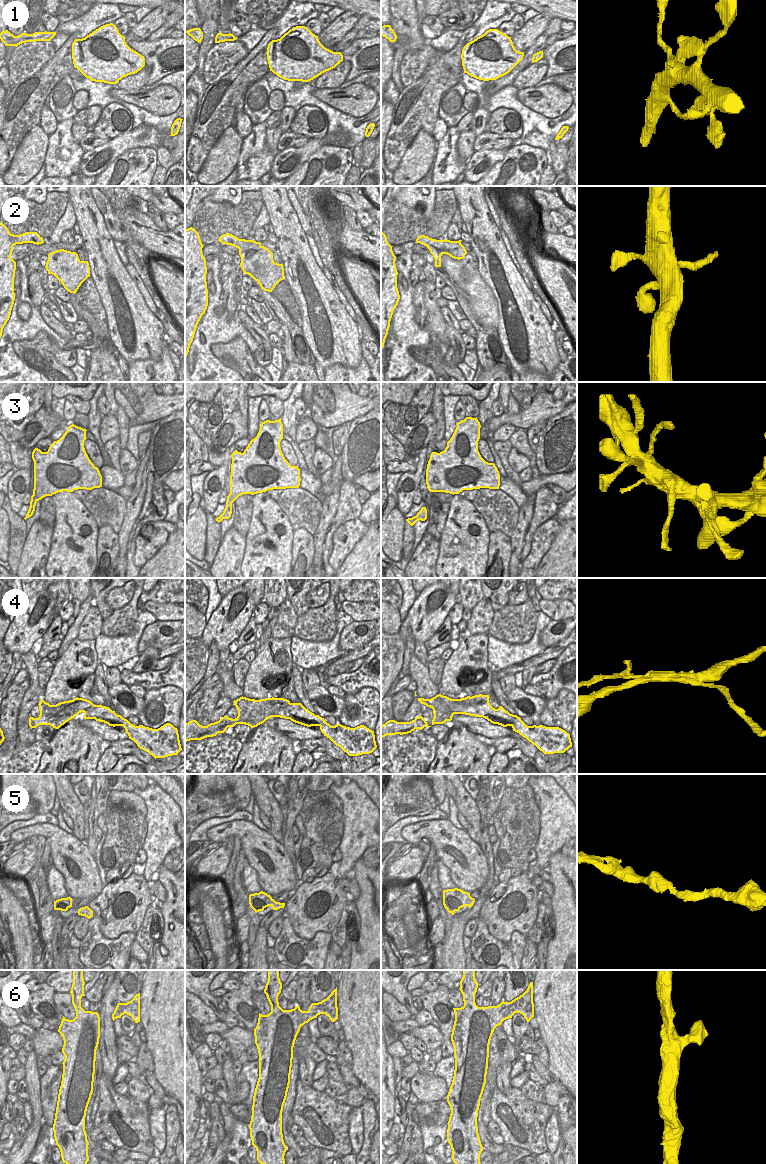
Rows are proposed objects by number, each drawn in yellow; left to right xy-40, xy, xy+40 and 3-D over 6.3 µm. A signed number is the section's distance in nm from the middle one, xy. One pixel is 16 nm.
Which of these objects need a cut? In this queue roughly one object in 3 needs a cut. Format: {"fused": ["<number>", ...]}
{"fused": ["3", "4"]}

